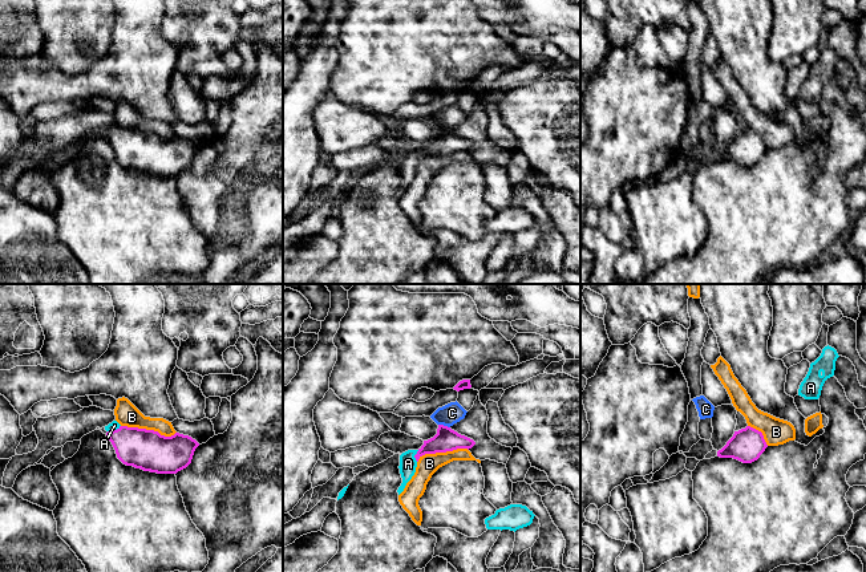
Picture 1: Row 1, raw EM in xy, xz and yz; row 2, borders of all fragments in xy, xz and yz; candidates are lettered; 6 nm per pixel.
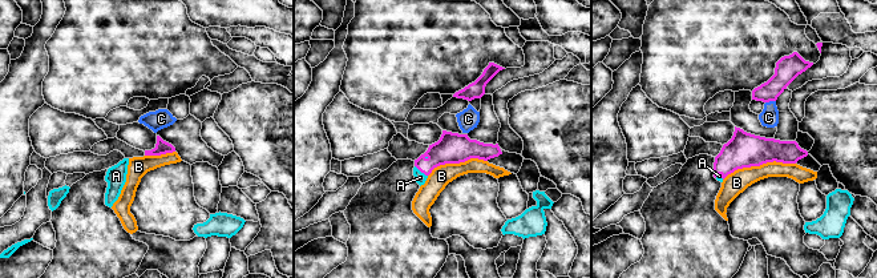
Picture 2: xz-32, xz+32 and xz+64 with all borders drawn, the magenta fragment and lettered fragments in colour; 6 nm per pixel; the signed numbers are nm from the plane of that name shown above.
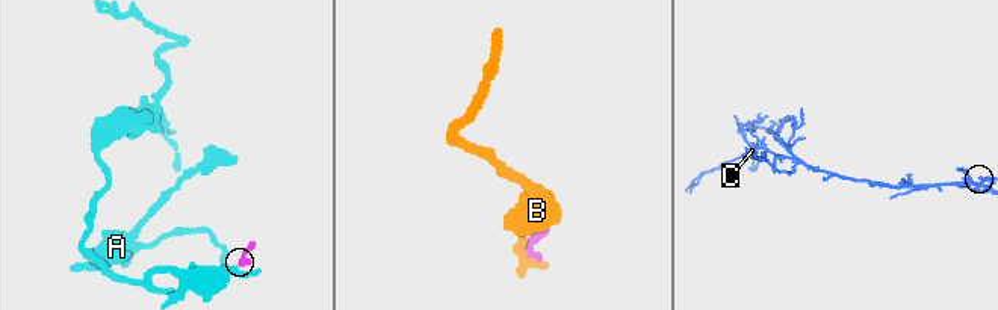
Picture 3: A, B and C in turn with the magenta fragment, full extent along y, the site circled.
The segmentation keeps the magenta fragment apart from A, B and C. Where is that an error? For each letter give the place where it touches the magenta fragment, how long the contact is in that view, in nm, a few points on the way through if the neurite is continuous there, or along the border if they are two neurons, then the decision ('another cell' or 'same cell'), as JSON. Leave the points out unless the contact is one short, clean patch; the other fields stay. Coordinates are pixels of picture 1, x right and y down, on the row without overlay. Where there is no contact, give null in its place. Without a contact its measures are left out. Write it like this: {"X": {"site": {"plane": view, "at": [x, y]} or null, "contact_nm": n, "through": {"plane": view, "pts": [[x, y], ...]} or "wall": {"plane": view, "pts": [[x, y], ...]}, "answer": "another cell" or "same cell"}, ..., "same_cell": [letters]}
{"A": {"site": {"plane": "xy", "at": [113, 133]}, "contact_nm": 90, "through": {"plane": "xy", "pts": [[148, 153], [133, 149], [113, 133], [114, 128]]}, "answer": "same cell"}, "B": {"site": {"plane": "xy", "at": [149, 133]}, "contact_nm": 340, "answer": "another cell"}, "C": {"site": {"plane": "xz", "at": [442, 128]}, "contact_nm": 80, "answer": "another cell"}, "same_cell": ["A"]}

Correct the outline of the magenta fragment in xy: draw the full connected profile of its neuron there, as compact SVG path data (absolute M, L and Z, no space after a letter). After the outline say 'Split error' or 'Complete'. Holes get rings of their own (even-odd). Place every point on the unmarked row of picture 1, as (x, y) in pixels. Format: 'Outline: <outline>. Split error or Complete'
Outline: M117 123L105 133L124 167L157 177L177 177L186 171L199 149L189 138L175 135L165 139L154 133L121 129Z. Split error

